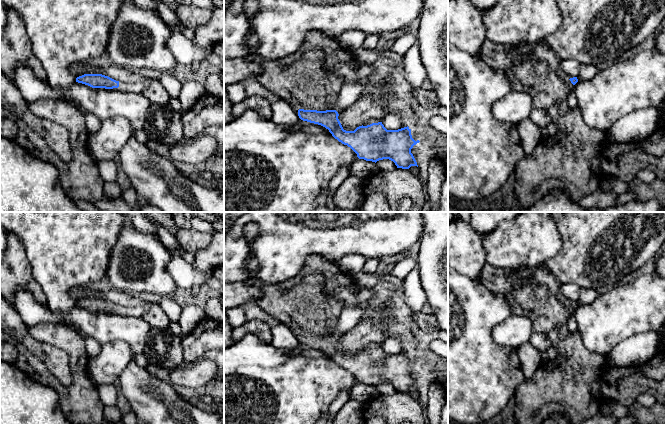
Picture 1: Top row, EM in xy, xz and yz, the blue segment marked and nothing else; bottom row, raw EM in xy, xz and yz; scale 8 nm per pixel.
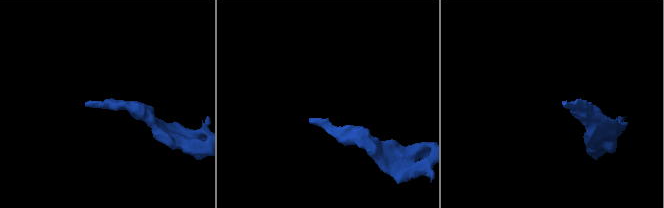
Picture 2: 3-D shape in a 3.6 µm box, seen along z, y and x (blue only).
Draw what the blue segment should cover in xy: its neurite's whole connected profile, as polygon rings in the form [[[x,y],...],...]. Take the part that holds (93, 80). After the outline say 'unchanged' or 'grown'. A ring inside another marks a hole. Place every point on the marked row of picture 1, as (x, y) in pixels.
[[[84,74],[77,77],[76,82],[88,85],[92,88],[105,88],[114,89],[119,92],[139,93],[137,84],[119,82],[102,74]]]; grown

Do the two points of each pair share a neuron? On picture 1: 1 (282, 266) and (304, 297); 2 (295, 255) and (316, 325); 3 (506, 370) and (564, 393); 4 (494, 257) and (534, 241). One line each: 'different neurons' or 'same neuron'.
1: different neurons
2: different neurons
3: different neurons
4: same neuron

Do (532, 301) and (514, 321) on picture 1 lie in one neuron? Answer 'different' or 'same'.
different

